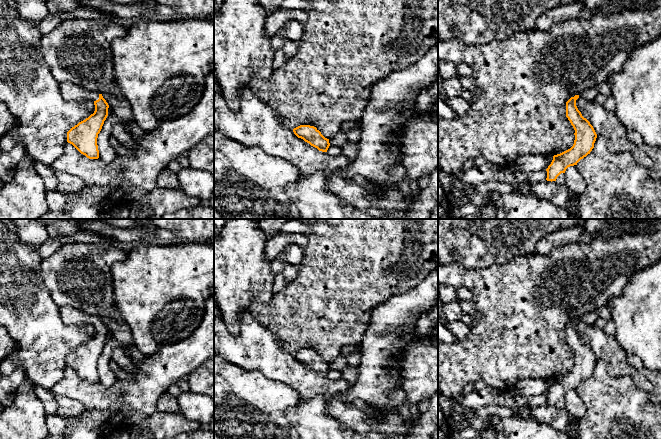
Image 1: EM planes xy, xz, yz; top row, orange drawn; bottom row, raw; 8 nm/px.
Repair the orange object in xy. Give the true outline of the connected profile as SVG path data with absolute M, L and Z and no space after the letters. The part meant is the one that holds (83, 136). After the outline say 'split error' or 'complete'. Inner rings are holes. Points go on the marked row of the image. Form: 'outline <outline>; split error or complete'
outline M70 82L60 83L60 93L67 101L91 100L94 102L94 113L67 132L67 142L87 158L98 159L97 138L108 116L108 103L102 94Z; split error

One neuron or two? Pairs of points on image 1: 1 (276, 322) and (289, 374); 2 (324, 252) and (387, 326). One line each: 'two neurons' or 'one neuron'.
1: two neurons
2: two neurons

